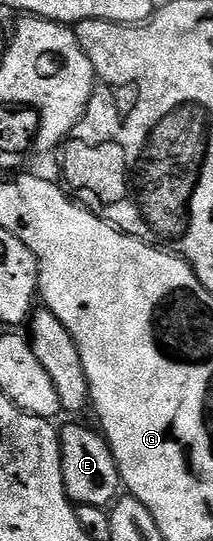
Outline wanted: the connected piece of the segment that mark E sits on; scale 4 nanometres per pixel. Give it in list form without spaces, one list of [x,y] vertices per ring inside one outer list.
[[[71,421],[67,428],[59,431],[61,469],[67,497],[75,505],[106,508],[114,504],[121,491],[121,480],[115,458],[106,439],[94,426],[82,427],[75,422],[79,421]]]

